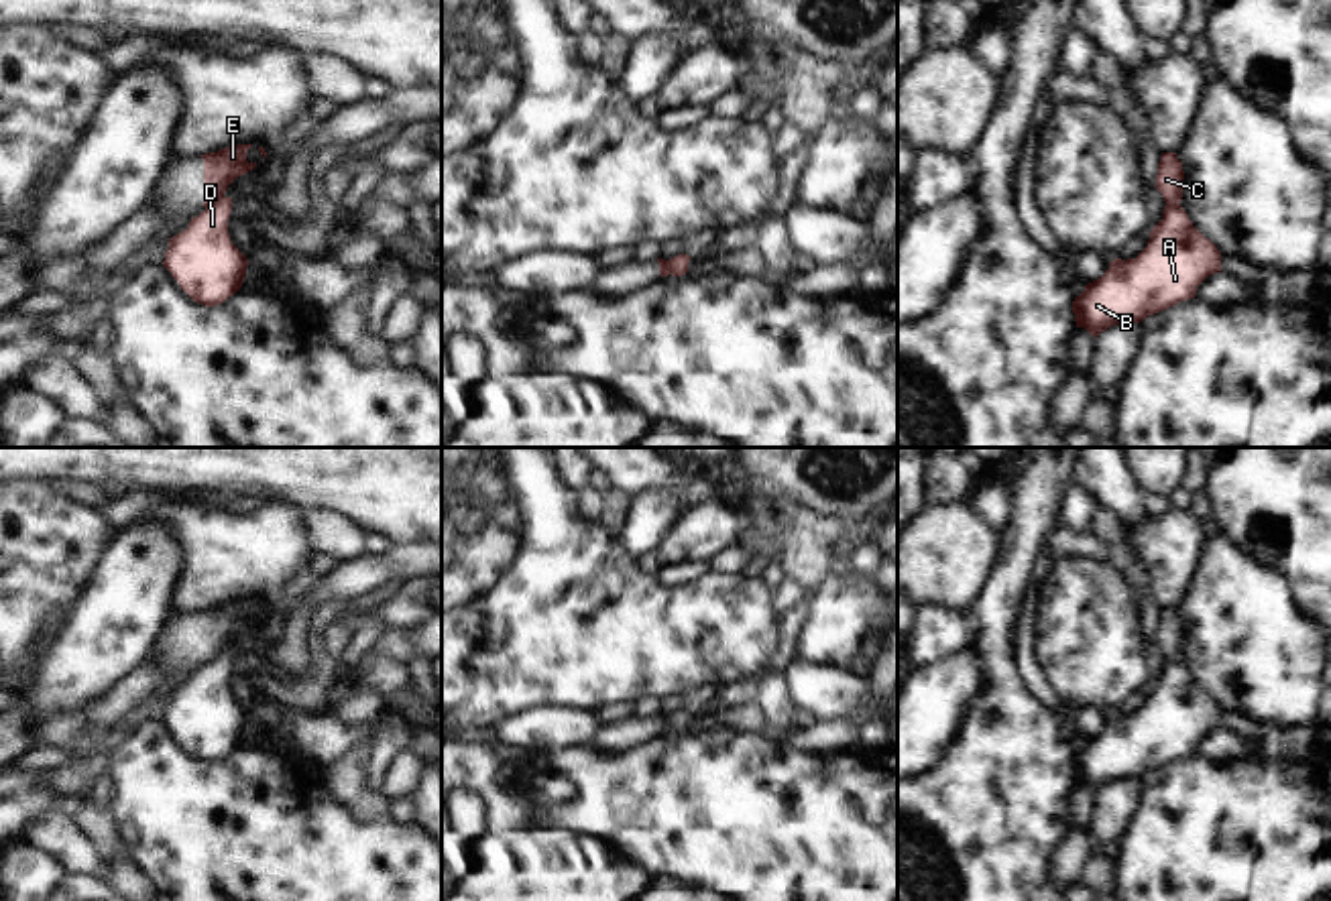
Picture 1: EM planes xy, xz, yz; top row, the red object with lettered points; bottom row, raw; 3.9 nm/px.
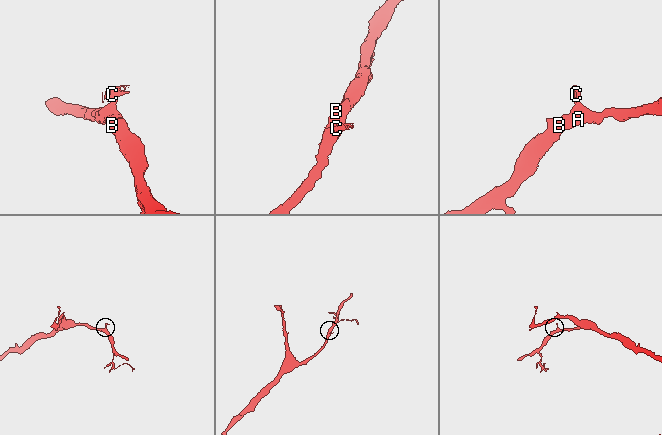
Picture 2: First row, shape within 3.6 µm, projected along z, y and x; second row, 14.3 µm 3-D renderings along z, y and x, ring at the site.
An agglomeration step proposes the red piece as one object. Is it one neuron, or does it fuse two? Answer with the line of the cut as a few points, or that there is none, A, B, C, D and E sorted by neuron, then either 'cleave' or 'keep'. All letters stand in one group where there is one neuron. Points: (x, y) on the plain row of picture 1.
xy (222, 651), (206, 664) | A B D / C E | cleave

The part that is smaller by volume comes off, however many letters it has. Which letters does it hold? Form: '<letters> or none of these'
C, E

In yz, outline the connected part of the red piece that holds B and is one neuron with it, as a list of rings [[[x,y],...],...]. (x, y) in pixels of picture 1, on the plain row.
[[[1166,659],[1148,702],[1136,714],[1115,714],[1097,736],[1075,753],[1077,783],[1093,793],[1117,779],[1140,779],[1148,771],[1195,755],[1197,742],[1221,728],[1221,708],[1189,675],[1182,661]]]

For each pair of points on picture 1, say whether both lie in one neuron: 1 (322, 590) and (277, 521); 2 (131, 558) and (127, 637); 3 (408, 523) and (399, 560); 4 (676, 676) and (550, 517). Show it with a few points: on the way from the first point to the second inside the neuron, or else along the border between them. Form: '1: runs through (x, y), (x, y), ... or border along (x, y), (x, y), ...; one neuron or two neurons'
1: border along (302, 586), (269, 601); two neurons
2: runs through (131, 578), (127, 617); one neuron
3: border along (420, 542), (393, 546); two neurons
4: runs through (635, 637), (552, 558); one neuron

